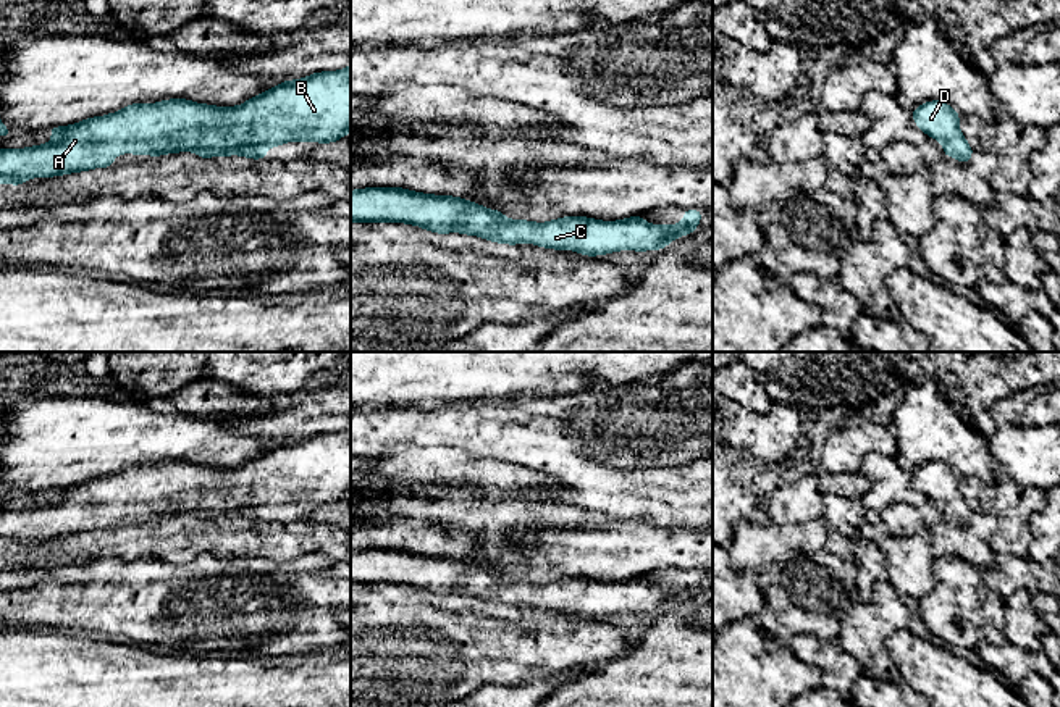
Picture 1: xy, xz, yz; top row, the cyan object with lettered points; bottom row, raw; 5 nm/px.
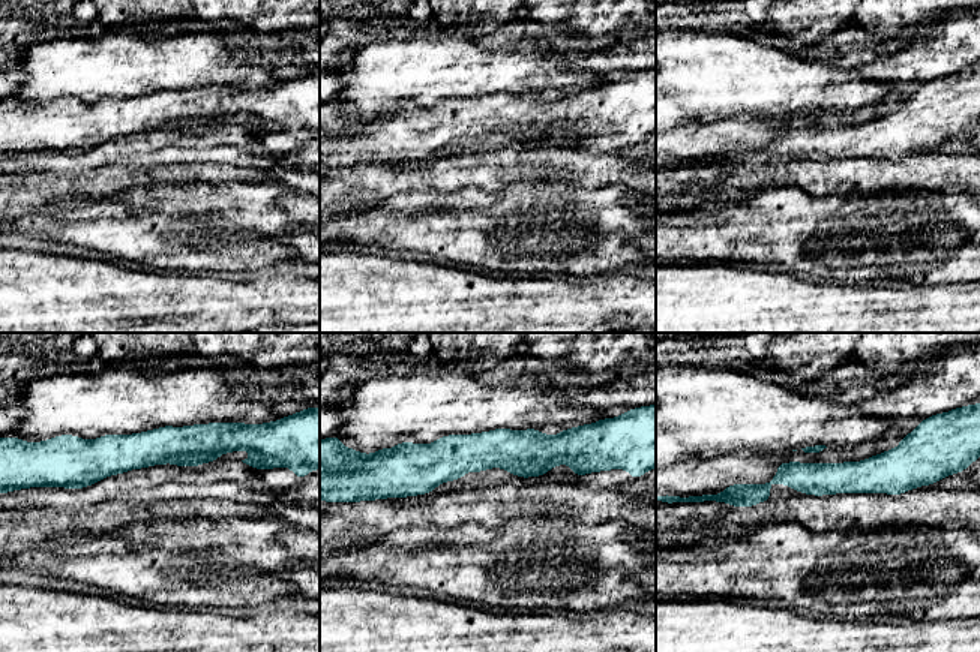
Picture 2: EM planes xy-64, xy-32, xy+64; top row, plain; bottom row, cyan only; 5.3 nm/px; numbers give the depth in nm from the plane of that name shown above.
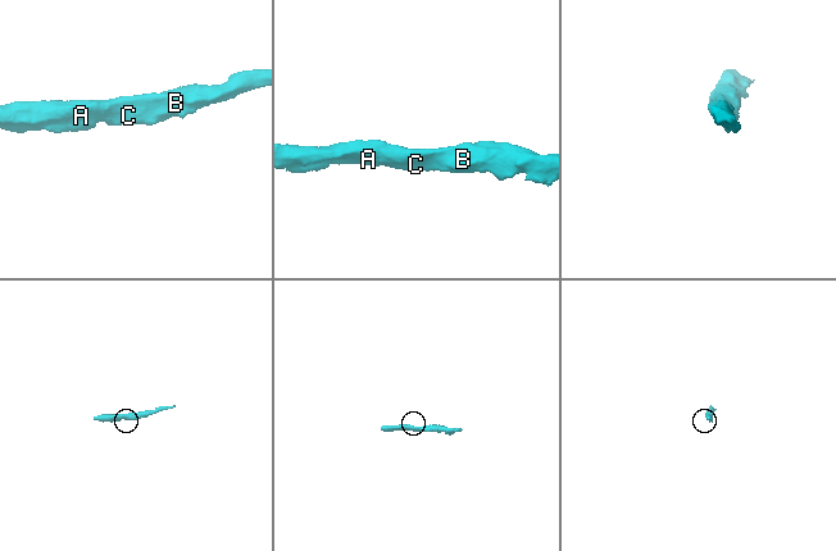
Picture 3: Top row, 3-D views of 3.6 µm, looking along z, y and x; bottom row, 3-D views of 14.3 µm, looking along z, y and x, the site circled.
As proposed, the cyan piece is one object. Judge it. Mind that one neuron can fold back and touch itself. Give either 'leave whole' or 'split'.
leave whole

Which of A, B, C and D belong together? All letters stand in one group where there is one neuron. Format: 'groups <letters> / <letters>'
groups A B C D

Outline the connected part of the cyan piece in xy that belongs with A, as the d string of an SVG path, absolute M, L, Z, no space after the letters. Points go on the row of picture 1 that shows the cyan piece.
M351 65L281 81L236 107L196 103L189 98L131 103L115 113L55 126L47 132L53 136L50 142L0 150L0 184L23 186L32 178L113 168L113 158L123 153L160 158L163 153L194 152L202 160L231 155L265 160L268 149L286 142L333 144L351 132Z

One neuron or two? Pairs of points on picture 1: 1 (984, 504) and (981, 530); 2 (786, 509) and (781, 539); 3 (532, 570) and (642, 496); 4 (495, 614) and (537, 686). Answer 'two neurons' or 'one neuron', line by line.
1: two neurons
2: two neurons
3: two neurons
4: two neurons

